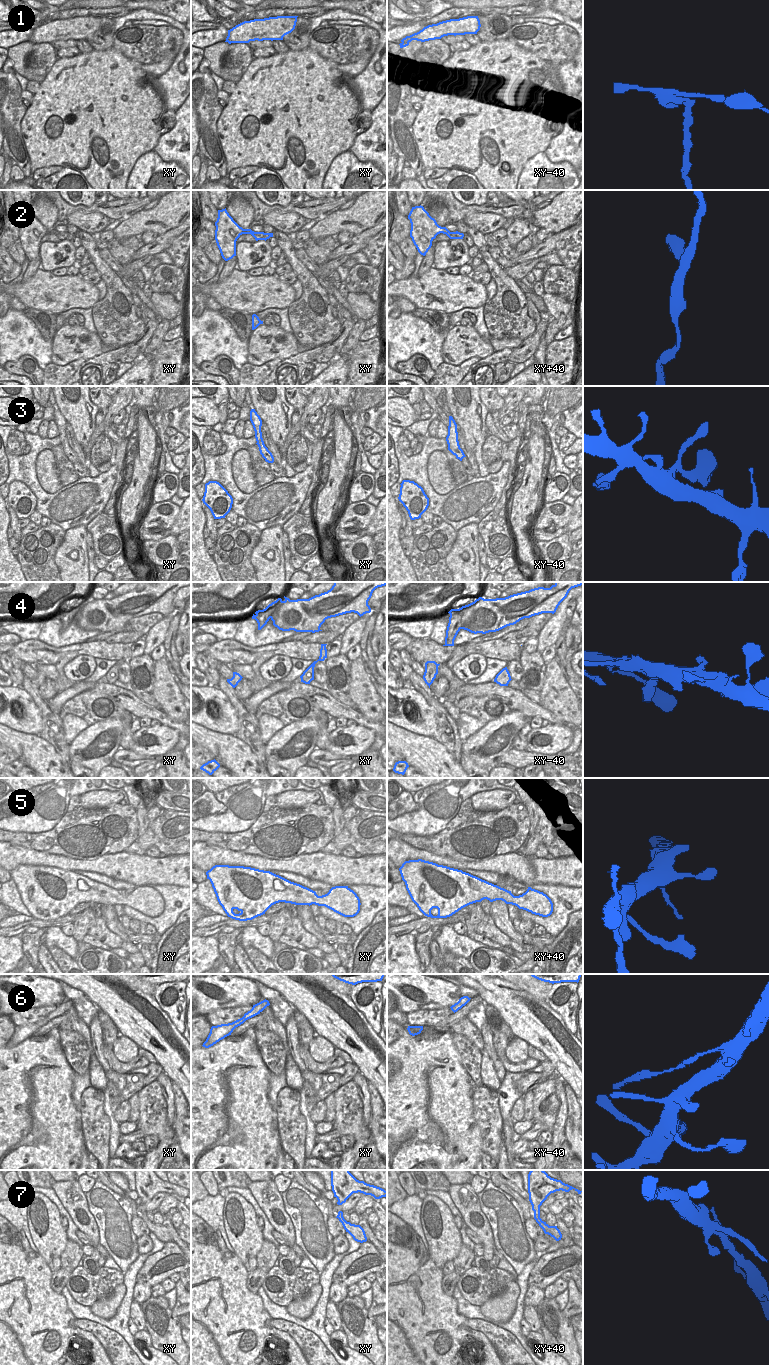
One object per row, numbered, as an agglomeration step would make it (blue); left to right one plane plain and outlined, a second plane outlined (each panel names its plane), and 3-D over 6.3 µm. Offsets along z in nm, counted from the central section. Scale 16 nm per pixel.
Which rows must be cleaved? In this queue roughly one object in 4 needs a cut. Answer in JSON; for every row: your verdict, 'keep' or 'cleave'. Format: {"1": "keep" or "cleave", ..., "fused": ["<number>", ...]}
{"1": "cleave", "2": "keep", "3": "keep", "4": "keep", "5": "keep", "6": "keep", "7": "keep", "fused": ["1"]}

